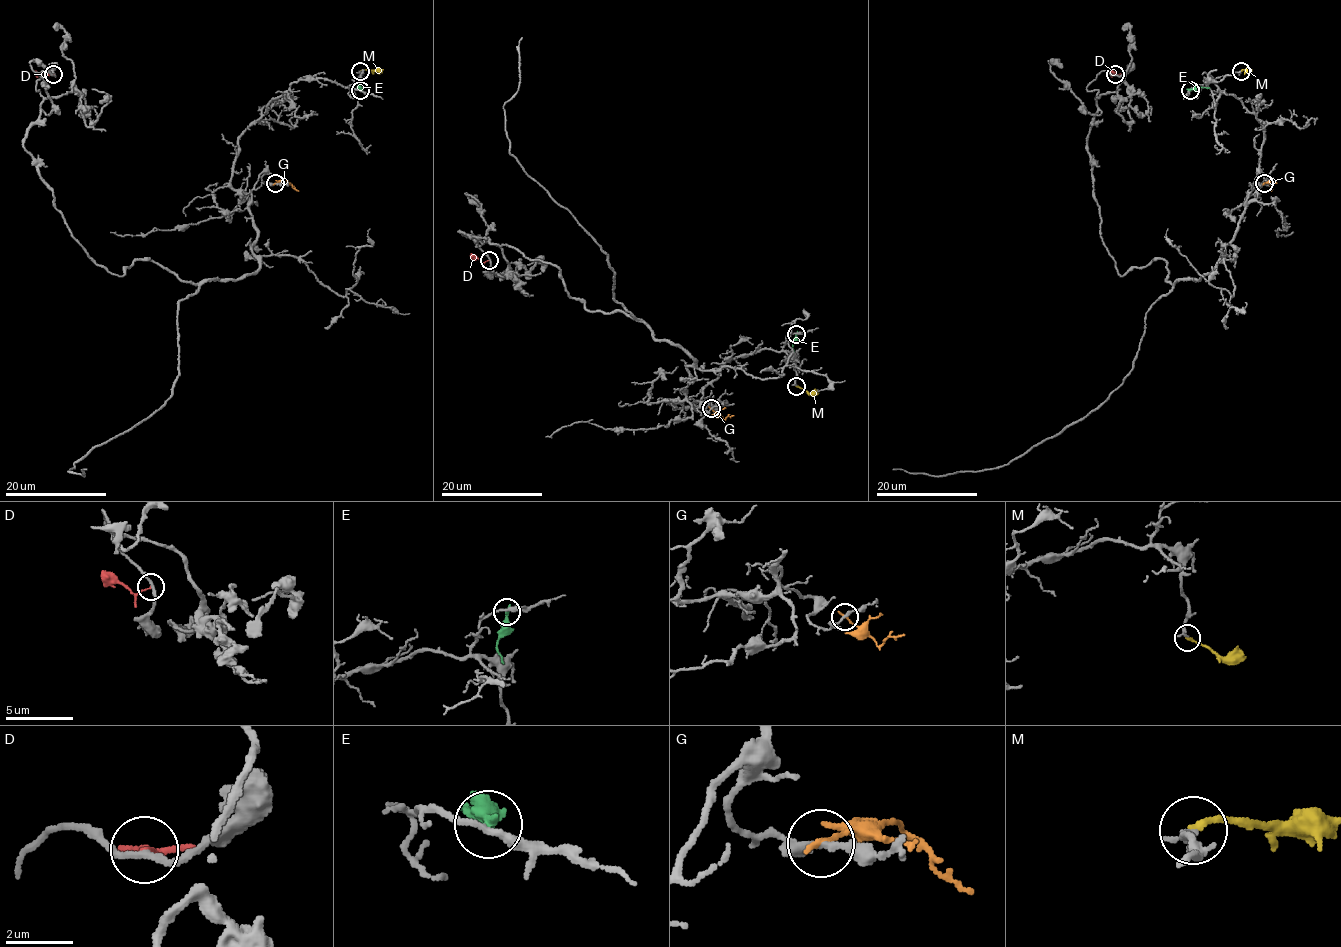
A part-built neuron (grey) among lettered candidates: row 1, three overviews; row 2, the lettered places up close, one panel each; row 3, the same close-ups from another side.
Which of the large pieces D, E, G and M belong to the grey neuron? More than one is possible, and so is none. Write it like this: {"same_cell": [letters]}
{"same_cell": ["M"]}

